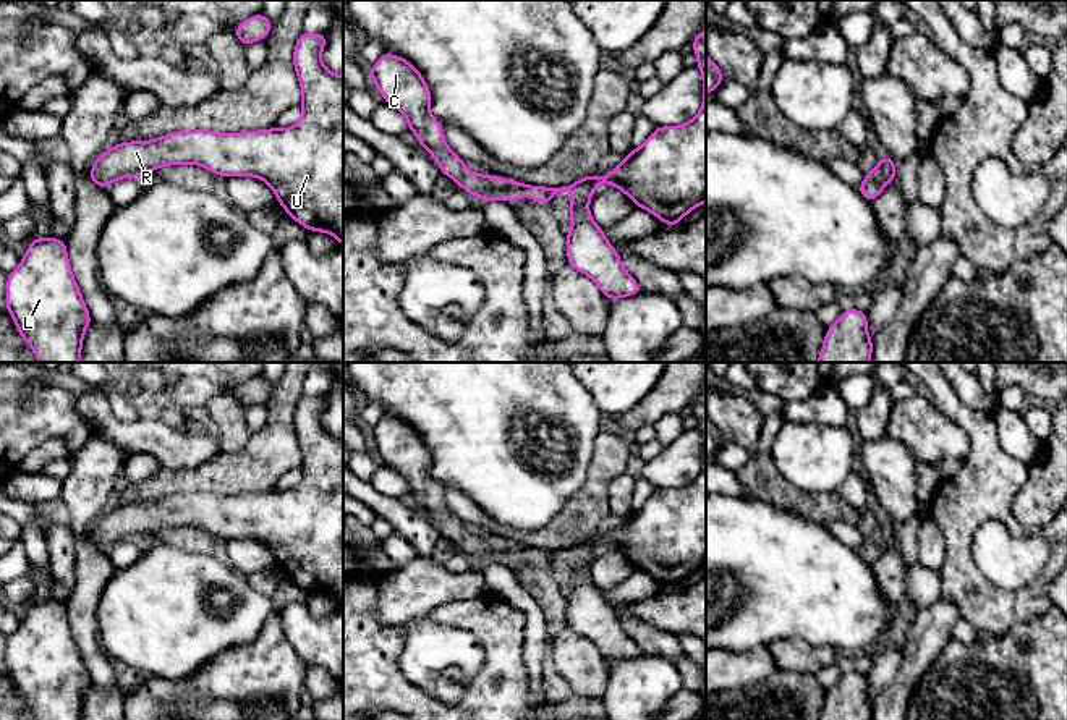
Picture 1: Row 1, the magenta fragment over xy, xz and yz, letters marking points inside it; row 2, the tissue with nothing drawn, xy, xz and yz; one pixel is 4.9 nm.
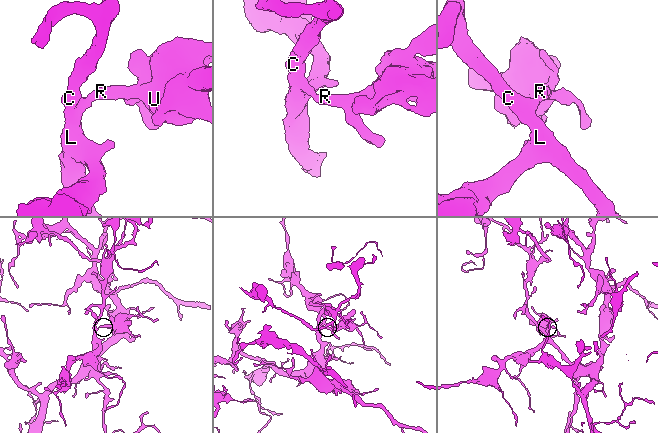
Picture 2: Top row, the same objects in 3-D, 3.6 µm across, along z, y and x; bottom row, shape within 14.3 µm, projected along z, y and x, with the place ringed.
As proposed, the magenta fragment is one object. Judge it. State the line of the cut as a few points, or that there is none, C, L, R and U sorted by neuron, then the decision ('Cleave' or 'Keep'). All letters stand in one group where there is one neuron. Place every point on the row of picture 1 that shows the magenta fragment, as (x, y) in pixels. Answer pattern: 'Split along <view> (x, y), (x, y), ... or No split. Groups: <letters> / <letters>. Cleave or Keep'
No split. Groups: C L R U. Keep

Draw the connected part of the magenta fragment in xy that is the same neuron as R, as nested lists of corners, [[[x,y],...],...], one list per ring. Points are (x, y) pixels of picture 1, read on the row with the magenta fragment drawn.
[[[301,32],[293,49],[293,65],[301,87],[301,120],[285,129],[212,133],[175,131],[152,141],[120,142],[97,157],[89,180],[107,188],[120,178],[141,178],[159,167],[194,163],[223,180],[254,176],[270,186],[283,210],[309,231],[334,235],[343,246],[343,76],[321,61],[327,32]]]

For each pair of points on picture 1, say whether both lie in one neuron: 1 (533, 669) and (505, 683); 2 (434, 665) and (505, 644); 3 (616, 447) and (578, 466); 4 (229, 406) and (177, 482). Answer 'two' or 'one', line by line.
1: two
2: two
3: two
4: two

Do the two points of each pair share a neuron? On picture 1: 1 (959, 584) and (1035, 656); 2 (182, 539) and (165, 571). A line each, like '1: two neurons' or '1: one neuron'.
1: two neurons
2: two neurons

